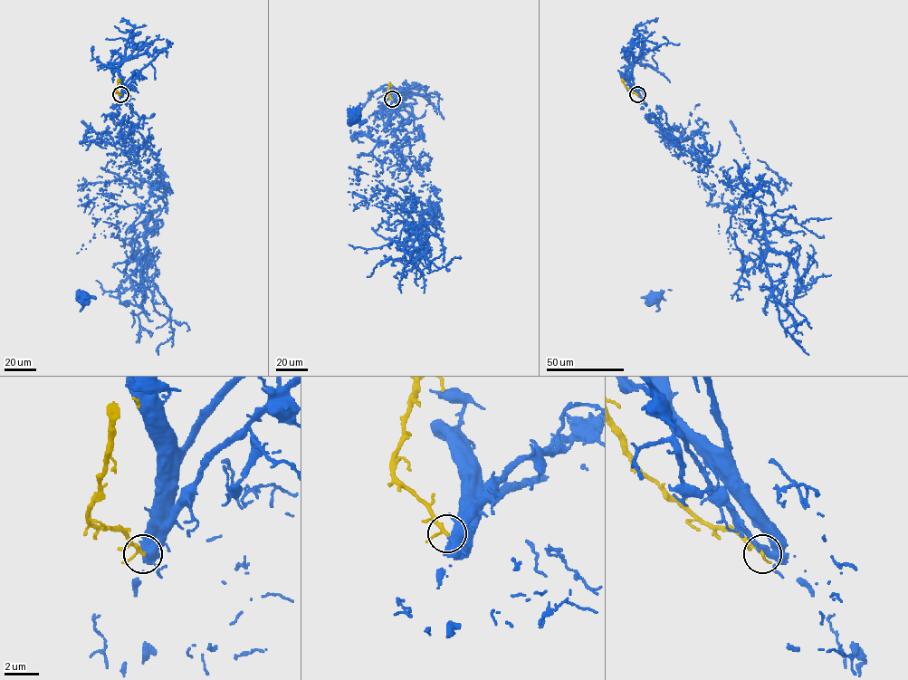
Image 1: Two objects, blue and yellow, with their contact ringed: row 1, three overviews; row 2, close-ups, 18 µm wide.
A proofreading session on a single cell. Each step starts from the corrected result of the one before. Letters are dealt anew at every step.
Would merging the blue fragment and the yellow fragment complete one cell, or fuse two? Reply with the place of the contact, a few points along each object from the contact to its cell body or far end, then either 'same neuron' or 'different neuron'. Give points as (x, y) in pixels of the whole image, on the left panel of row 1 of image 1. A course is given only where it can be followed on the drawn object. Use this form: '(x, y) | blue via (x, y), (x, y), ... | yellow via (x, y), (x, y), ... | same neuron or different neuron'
(120, 94) | blue via (120, 95), (136, 164), (102, 194), (142, 207), (123, 239), (77, 253), (85, 299) | yellow via (120, 95), (116, 91), (119, 78) | same neuron

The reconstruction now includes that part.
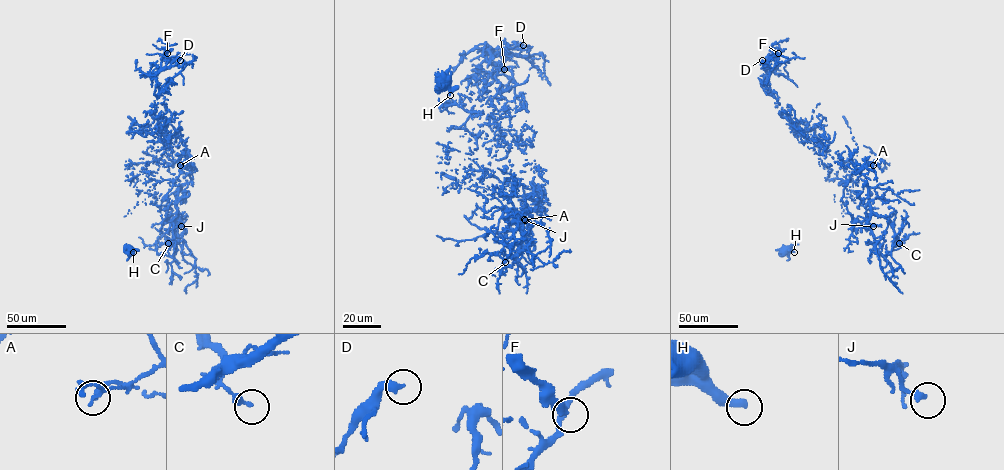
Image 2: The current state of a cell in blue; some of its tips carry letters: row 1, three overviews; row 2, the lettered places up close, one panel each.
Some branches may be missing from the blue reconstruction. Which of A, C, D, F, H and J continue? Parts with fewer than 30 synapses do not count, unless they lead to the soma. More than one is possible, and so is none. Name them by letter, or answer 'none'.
none

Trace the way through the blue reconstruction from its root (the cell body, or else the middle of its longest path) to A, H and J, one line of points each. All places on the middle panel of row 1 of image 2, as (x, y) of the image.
A: (446, 81), (438, 93), (436, 172), (457, 169), (479, 180), (497, 168), (511, 174), (535, 203), (524, 219)
H: (446, 81), (450, 95)
J: (446, 81), (436, 172), (511, 174), (540, 211), (517, 213), (525, 220)

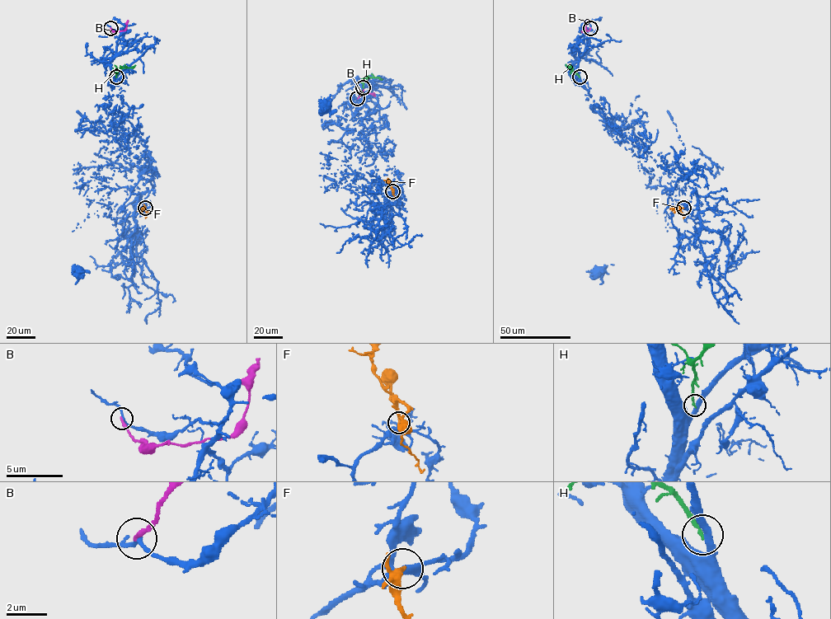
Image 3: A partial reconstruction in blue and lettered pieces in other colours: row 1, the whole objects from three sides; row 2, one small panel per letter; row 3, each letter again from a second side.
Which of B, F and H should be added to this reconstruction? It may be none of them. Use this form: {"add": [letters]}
{"add": ["F"]}

